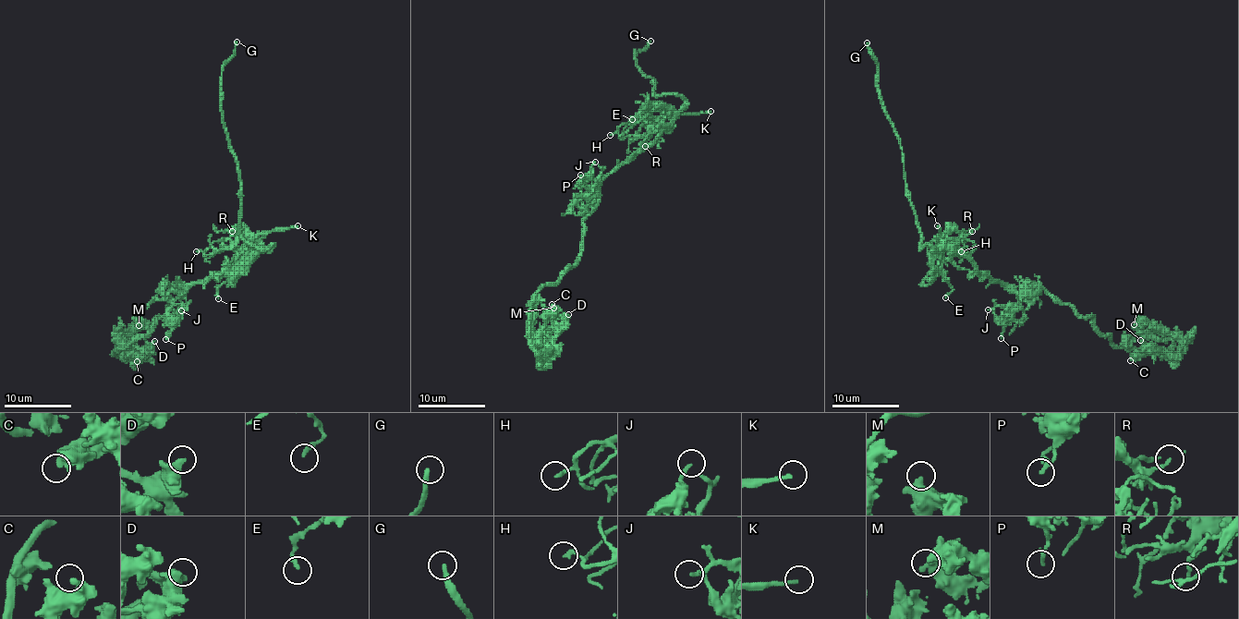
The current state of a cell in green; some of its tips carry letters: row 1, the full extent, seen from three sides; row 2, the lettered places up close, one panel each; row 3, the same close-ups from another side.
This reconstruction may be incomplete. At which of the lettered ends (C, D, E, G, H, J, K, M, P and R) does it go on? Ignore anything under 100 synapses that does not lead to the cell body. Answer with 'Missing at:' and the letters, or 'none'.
Missing at: G

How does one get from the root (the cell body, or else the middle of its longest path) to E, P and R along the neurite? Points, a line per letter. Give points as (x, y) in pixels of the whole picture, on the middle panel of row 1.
E: (642, 151), (655, 138), (662, 125), (654, 118), (638, 115), (644, 113), (645, 115), (632, 127), (632, 119)
P: (642, 151), (622, 162), (591, 193), (589, 193), (583, 182), (585, 176), (580, 175)
R: (642, 151), (657, 137), (659, 121), (645, 146)

